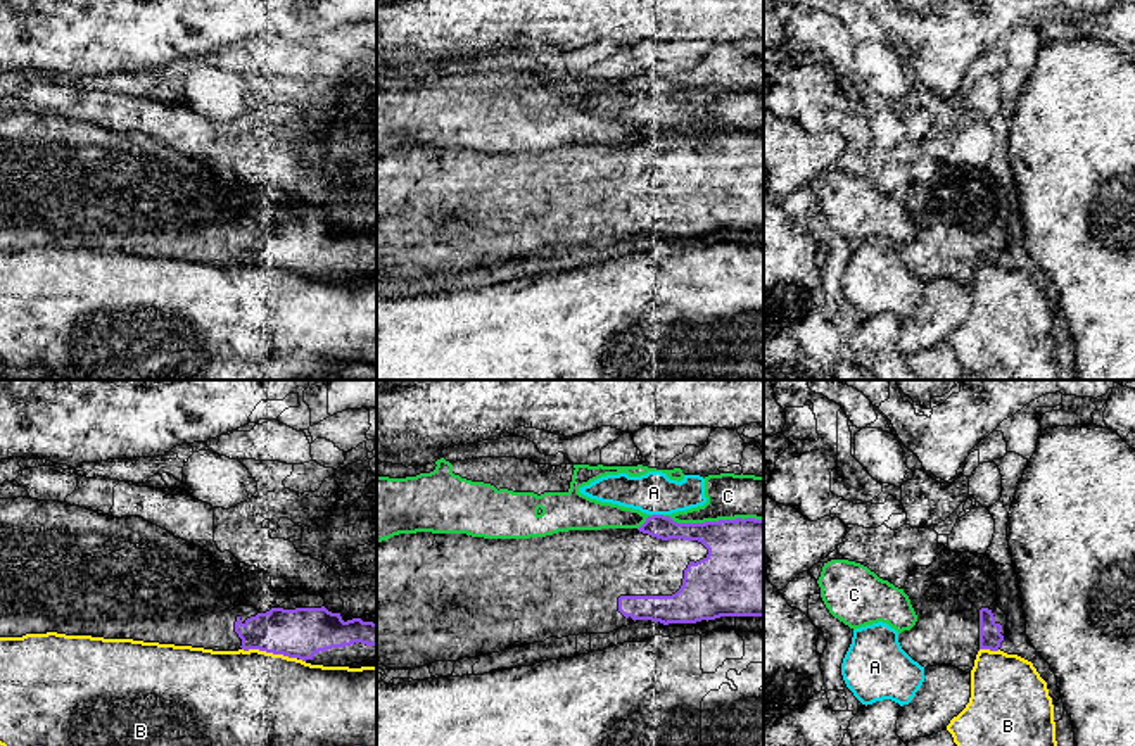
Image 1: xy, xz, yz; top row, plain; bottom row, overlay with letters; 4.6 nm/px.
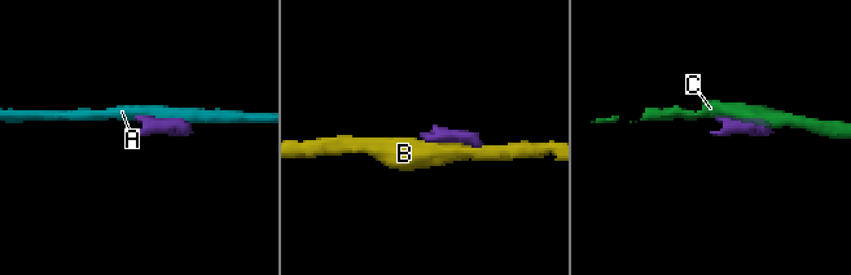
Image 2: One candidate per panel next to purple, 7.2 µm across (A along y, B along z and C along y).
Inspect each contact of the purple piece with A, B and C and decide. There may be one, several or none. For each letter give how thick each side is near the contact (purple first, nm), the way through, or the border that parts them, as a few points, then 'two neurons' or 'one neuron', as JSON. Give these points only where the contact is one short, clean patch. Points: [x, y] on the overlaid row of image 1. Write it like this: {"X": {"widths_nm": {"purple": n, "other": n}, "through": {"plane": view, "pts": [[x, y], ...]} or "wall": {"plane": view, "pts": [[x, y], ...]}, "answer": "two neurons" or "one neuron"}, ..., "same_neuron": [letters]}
{"A": {"widths_nm": {"purple": 110, "other": 190}, "answer": "two neurons"}, "B": {"widths_nm": {"purple": 240, "other": 440}, "answer": "two neurons"}, "C": {"widths_nm": {"purple": 400, "other": 220}, "answer": "two neurons"}, "same_neuron": []}

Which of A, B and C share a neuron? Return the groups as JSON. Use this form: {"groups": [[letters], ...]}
{"groups": [["A"], ["B"], ["C"]]}

